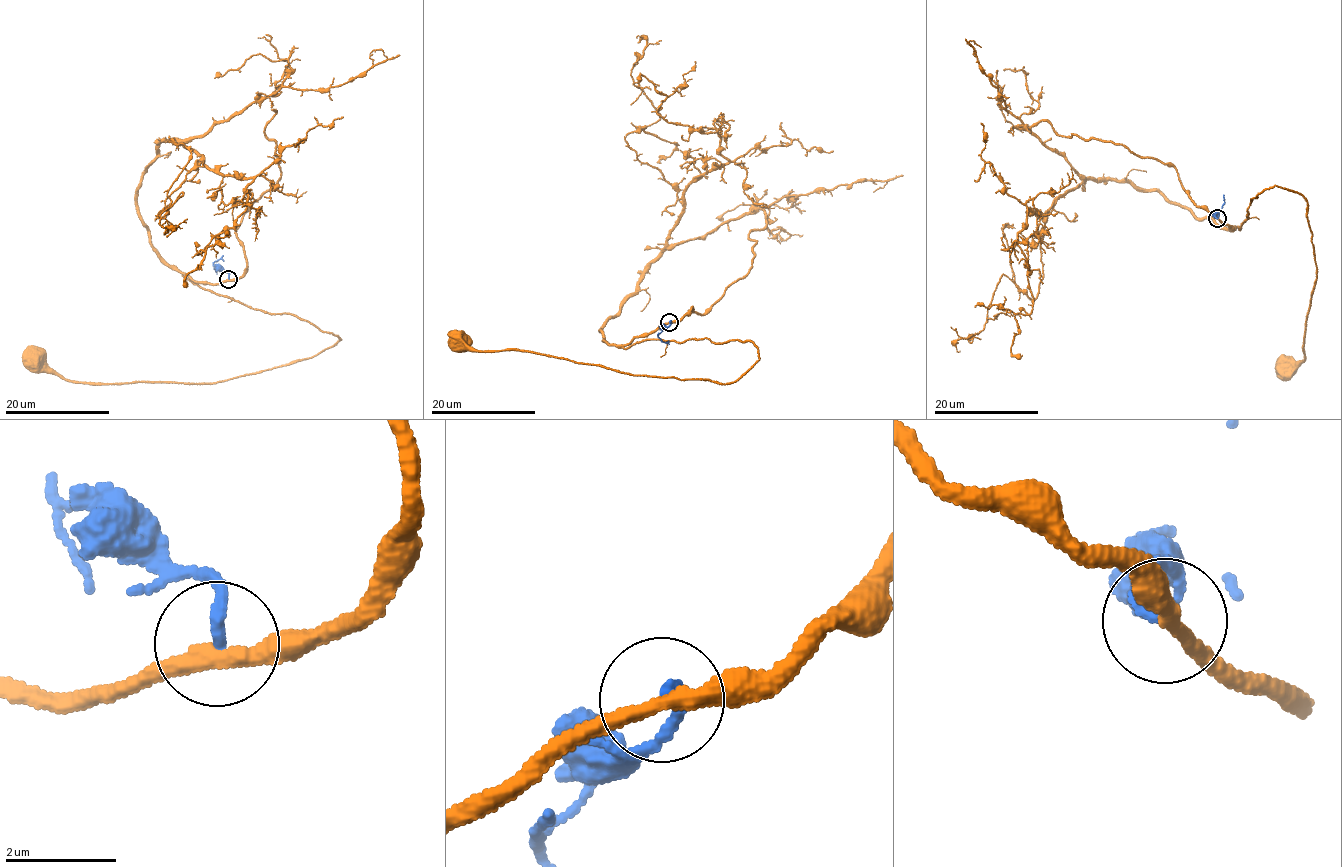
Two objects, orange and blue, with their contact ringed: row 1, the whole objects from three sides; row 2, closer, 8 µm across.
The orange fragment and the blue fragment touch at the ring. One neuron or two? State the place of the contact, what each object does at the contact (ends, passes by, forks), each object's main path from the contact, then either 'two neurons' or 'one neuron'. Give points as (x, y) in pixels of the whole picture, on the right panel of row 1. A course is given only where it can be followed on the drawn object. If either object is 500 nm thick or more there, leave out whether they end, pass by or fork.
place (1217, 218); orange passes by; blue ends; course orange (1217, 218), (1232, 231), (1241, 229), (1251, 197), (1277, 185), (1306, 200), (1317, 279), (1304, 362), (1284, 367); course blue (1217, 218), (1215, 214), (1222, 210), (1224, 194); two neurons

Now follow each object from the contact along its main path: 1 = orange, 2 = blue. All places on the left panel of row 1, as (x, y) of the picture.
1: (229, 279), (202, 283), (182, 273), (340, 339), (314, 356), (199, 384), (77, 384), (31, 356)
2: (229, 279), (228, 273), (214, 265), (223, 255)

